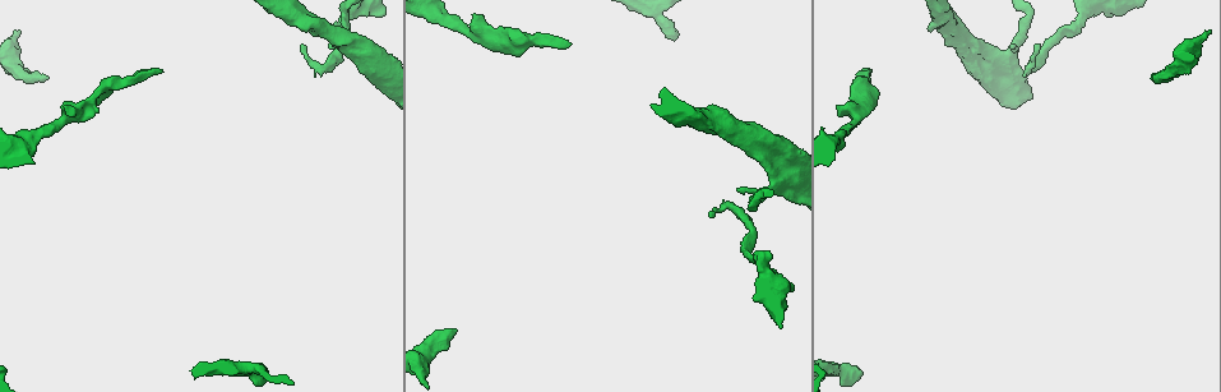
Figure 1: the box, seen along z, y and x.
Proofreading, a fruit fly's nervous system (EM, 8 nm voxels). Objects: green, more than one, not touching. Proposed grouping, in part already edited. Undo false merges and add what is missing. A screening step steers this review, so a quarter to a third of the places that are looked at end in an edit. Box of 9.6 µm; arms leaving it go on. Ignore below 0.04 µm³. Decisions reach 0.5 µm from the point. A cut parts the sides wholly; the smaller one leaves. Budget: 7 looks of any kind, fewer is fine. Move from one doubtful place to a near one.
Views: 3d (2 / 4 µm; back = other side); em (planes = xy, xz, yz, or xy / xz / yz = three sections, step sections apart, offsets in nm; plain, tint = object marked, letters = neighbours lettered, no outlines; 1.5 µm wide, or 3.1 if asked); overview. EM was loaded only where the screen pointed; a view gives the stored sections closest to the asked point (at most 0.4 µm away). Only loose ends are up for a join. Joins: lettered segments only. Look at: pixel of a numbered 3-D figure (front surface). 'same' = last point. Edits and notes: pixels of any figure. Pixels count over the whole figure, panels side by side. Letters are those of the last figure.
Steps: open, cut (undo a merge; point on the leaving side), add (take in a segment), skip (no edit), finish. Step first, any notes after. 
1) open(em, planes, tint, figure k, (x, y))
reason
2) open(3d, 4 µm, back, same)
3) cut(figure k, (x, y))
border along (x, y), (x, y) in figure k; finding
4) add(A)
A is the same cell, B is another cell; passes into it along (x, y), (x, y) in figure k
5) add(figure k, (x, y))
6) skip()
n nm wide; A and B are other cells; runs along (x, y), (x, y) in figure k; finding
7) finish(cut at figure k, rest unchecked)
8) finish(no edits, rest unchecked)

open(em, planes, letters, figure 1, (344, 11))
abrupt turn

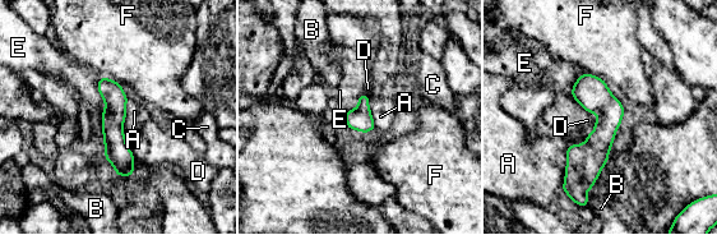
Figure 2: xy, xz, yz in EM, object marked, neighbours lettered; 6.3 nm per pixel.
skip()
150 nm wide; A, B, C, D, E and F are other cells; border along (583, 72), (572, 96), (596, 118) in figure 2; all the same neuron

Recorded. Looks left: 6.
open(em, xz, step 4, letters, figure 1, (457, 330))
an open end

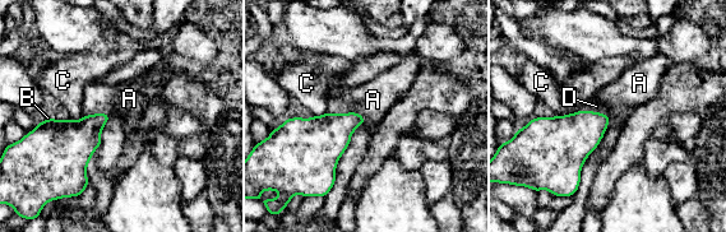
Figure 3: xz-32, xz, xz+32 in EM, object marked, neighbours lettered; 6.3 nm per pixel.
add(A)
A is the same cell, B, C and D are other cells; it goes on there

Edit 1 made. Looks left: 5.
open(overview)
redraw

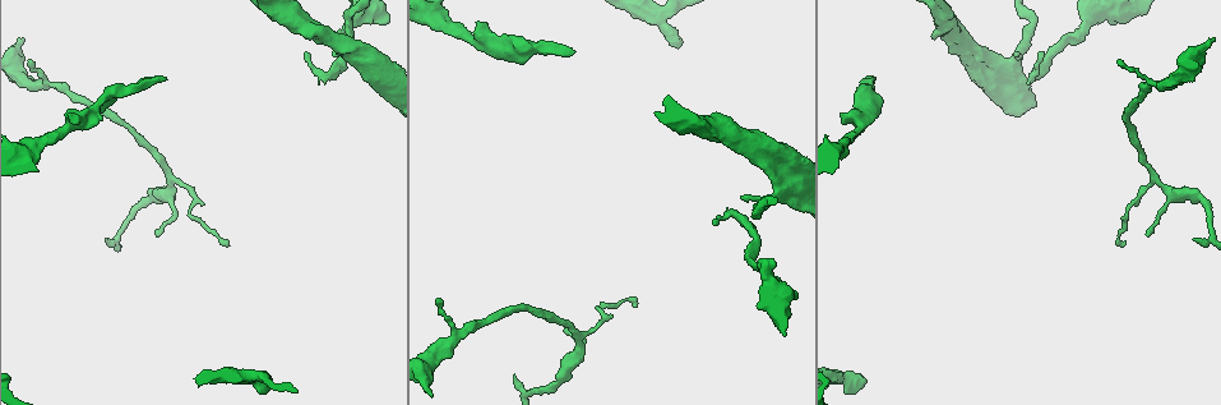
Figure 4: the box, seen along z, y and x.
open(3d, 2 µm, figure 4, (75, 123))
branch stops here

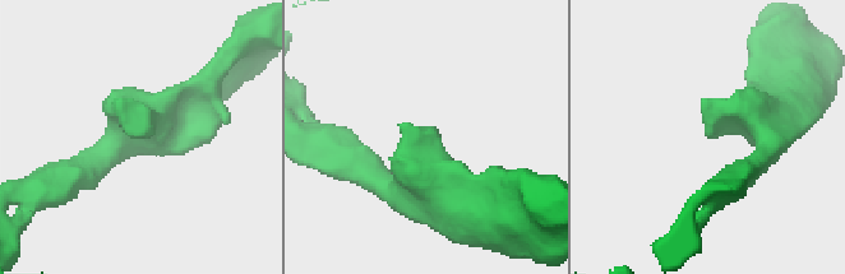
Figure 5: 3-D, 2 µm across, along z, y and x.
open(em, yz, step 4, tint, figure 5, (425, 129))
shape alone is not enough

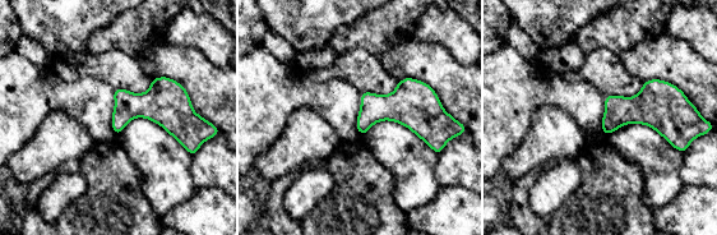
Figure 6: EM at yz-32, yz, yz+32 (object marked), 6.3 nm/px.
open(em, planes, letters, same)

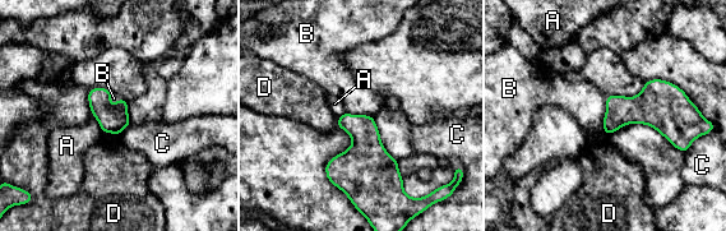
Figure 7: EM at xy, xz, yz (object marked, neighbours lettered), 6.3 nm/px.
skip()
180 nm wide; A, B, C and D are other cells; border along (607, 97), (604, 116), (605, 134) in figure 7; none of them fits

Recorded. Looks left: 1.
finish(add at figure 3, rest unchecked)

